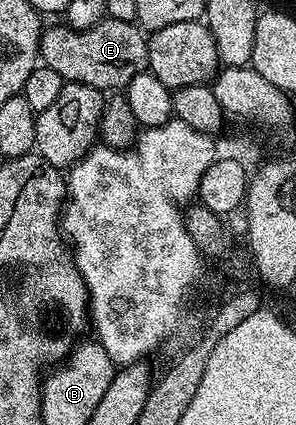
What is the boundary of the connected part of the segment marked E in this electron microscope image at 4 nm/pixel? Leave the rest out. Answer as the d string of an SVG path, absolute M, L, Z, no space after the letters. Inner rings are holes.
M104 18L99 24L85 30L72 29L60 23L40 34L39 43L40 60L47 65L63 81L68 84L87 85L100 91L117 91L126 88L133 76L144 72L148 63L147 37L142 28L134 22Z

